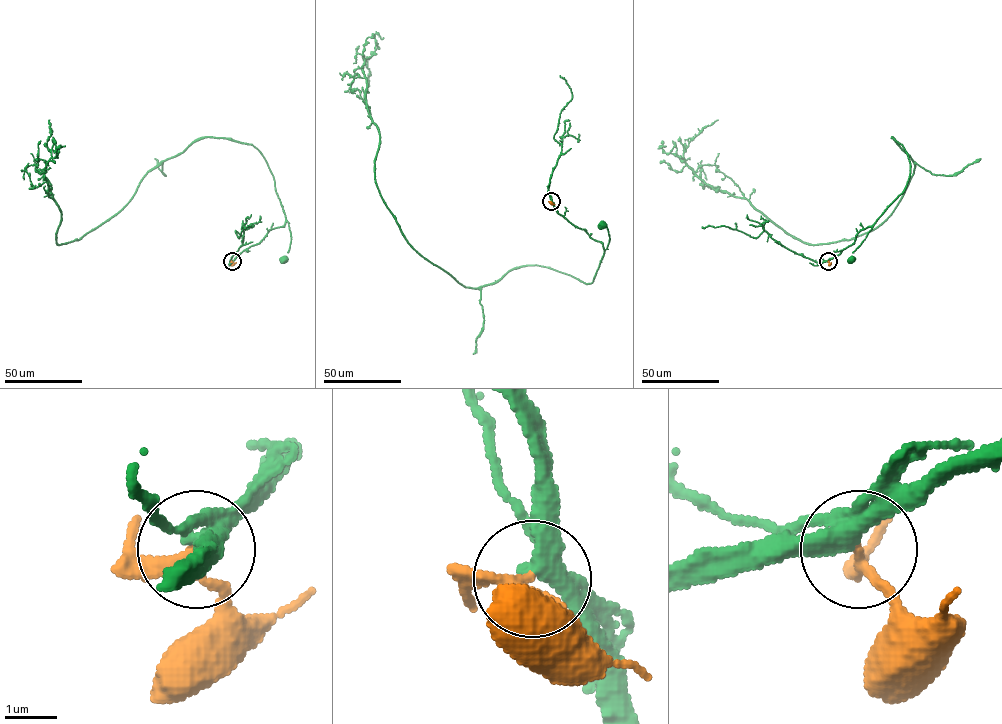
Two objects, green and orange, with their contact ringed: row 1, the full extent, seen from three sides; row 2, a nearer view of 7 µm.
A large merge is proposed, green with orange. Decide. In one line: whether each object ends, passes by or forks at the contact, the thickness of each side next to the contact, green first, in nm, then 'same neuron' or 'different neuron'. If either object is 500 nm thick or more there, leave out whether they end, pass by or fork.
green passes by | orange passes by | 400/160 nm | different neuron

